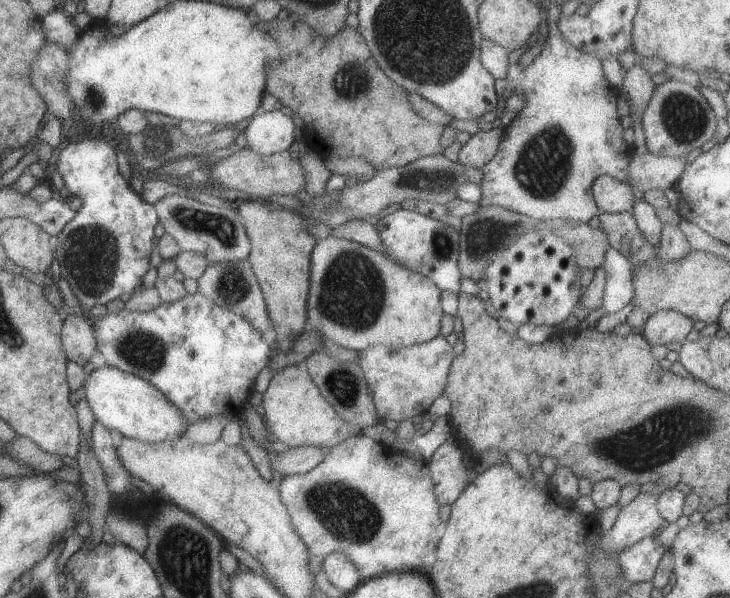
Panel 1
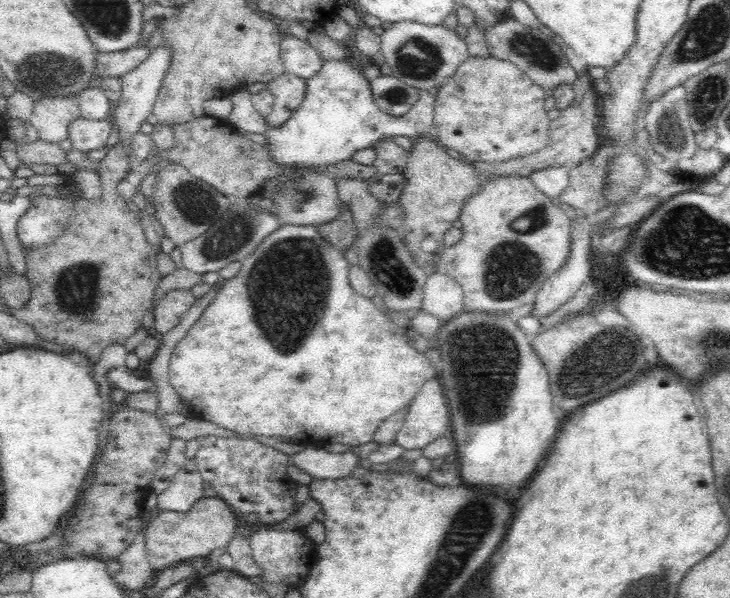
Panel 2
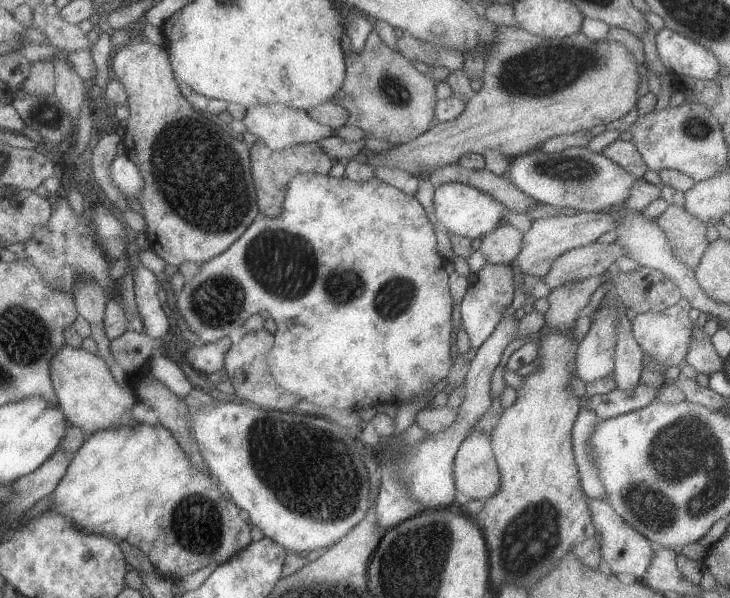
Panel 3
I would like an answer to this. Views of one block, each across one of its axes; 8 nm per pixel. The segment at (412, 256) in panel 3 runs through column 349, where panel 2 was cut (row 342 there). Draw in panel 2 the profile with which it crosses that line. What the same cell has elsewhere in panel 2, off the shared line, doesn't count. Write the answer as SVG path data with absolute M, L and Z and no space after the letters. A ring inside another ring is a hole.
M282 224L278 230L274 230L264 242L242 260L242 270L232 280L220 282L220 292L212 300L212 304L204 310L200 320L188 330L188 334L178 342L178 346L172 352L168 376L170 384L176 388L178 396L184 400L186 416L188 418L200 418L216 422L222 428L234 430L238 434L250 436L282 436L288 440L294 440L296 444L302 444L306 448L322 448L328 444L348 444L358 446L372 442L376 428L390 418L392 414L400 412L404 406L408 406L420 388L426 384L426 380L432 380L438 376L436 368L432 366L430 358L420 354L418 350L412 350L410 340L406 336L408 328L398 328L394 324L394 314L390 312L378 312L378 308L372 304L370 298L364 298L352 290L350 284L350 262L344 258L344 252L332 246L316 226L296 226L296 224Z

